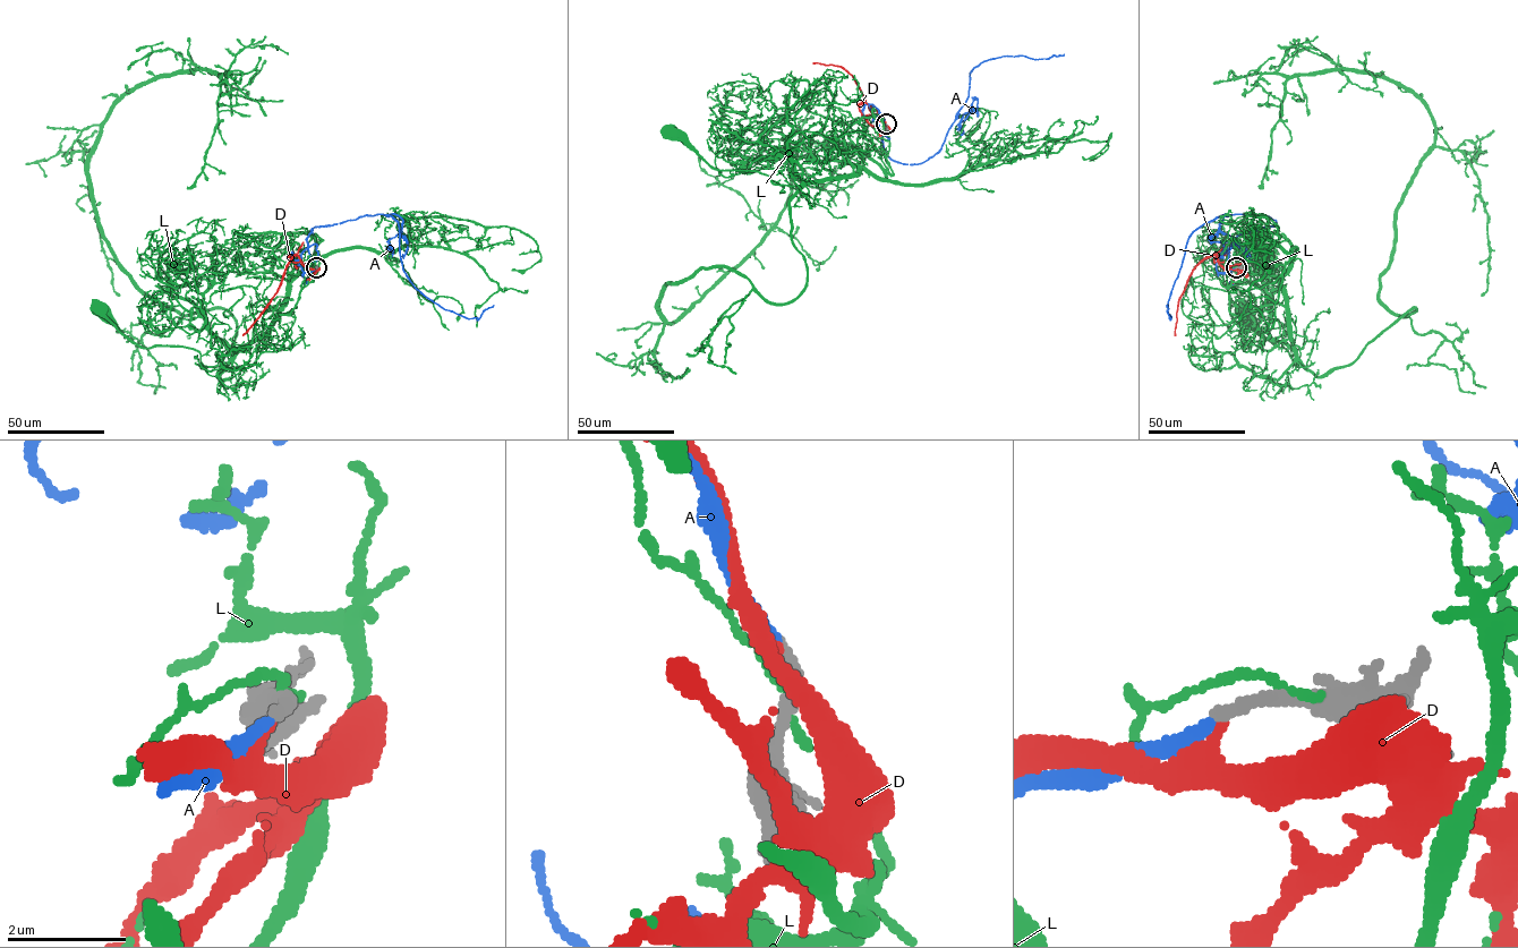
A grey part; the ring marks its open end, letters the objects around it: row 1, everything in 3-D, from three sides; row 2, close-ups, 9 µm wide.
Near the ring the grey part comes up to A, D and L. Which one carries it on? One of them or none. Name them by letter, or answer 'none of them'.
A

